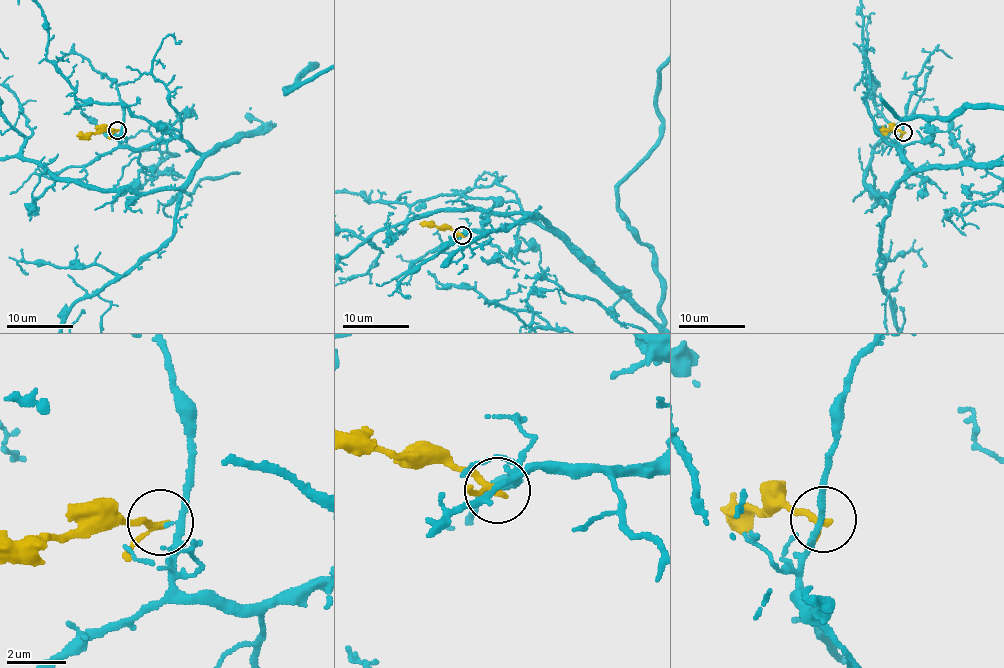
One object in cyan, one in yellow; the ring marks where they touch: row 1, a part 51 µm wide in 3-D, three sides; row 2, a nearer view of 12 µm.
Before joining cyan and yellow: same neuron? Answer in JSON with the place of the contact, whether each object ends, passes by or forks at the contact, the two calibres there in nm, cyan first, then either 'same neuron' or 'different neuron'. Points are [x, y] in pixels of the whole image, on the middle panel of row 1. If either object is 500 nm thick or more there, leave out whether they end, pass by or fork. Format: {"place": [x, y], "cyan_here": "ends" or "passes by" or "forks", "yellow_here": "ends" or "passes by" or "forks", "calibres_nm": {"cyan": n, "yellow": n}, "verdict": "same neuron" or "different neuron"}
{"place": [462, 235], "cyan_here": "passes by", "yellow_here": "passes by", "calibres_nm": {"cyan": 160, "yellow": 180}, "verdict": "different neuron"}

